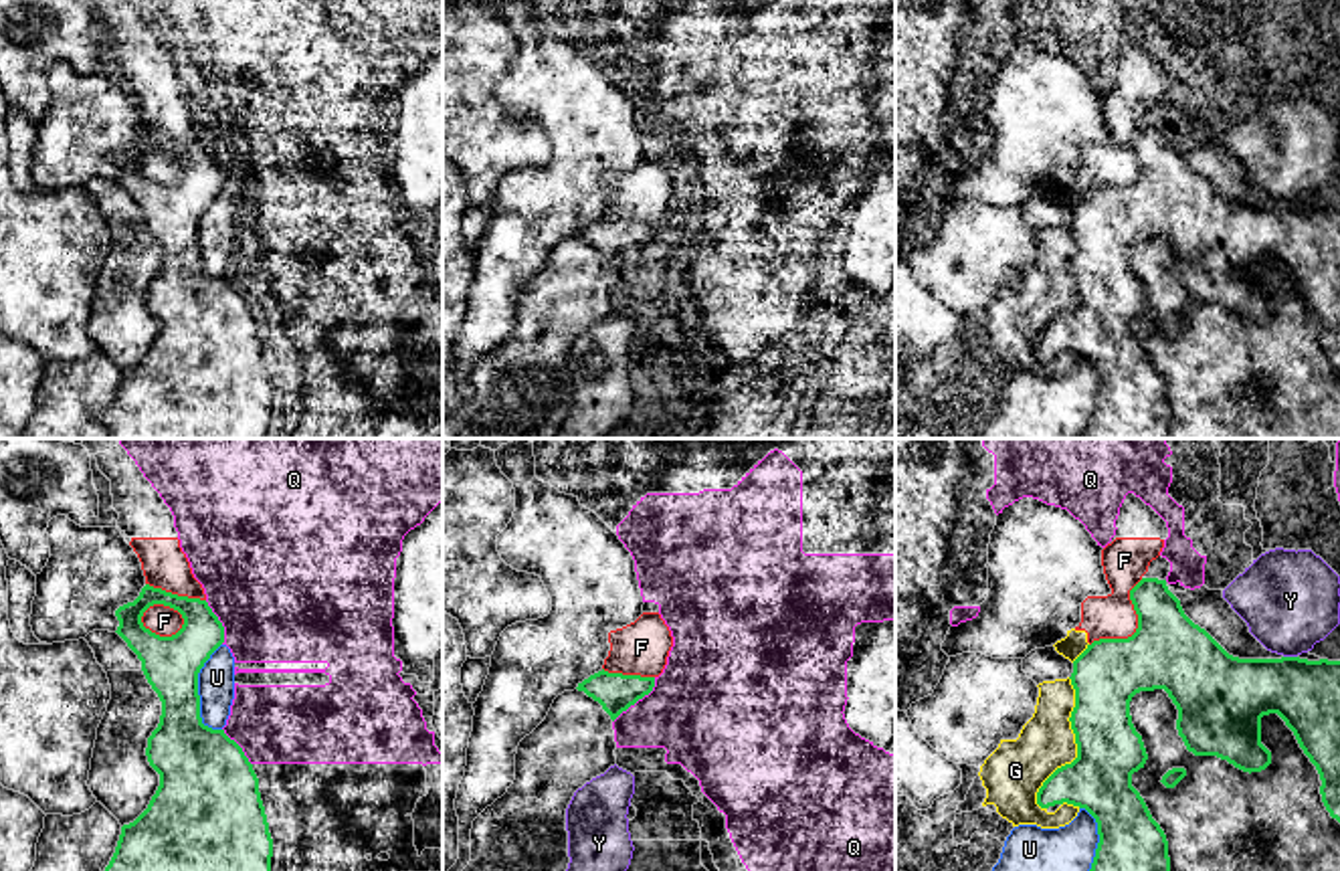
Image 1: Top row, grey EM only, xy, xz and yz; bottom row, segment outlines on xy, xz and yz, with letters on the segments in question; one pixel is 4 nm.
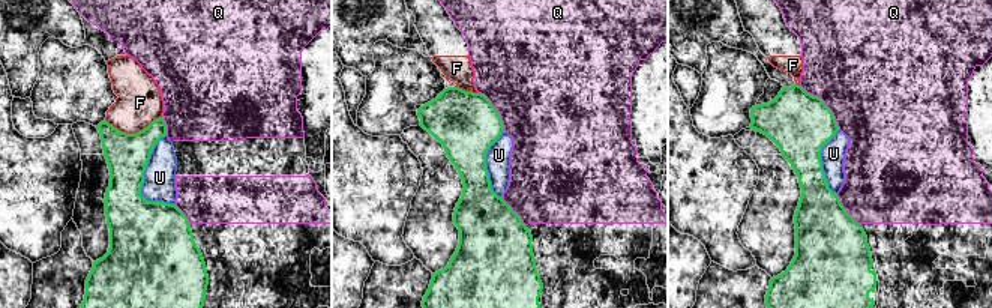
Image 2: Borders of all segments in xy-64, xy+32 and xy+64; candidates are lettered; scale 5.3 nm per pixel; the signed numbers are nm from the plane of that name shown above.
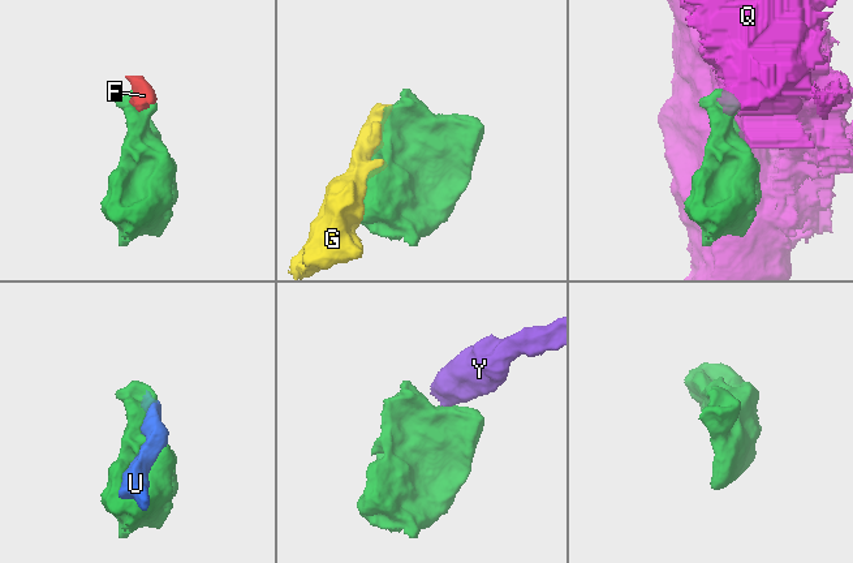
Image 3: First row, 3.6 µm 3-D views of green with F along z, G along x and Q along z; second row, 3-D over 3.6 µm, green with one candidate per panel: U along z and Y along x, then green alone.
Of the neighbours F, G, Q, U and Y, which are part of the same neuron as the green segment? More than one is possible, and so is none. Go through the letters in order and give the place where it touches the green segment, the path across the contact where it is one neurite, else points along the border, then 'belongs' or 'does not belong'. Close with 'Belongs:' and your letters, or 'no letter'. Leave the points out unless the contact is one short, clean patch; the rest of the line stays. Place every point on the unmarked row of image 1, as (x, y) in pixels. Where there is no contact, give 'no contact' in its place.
F: contact xy (164, 152); border xy (140, 164), (154, 152), (168, 152), (184, 170); does not belong
G: contact yz (1078, 294); does not belong
Q: contact xz (637, 247); does not belong
U: contact xy (197, 235); does not belong
Y: contact yz (1290, 205); border yz (1284, 203), (1296, 205); does not belong
Belongs: no letter

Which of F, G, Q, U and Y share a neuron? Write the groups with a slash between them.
F G / Q / U Y

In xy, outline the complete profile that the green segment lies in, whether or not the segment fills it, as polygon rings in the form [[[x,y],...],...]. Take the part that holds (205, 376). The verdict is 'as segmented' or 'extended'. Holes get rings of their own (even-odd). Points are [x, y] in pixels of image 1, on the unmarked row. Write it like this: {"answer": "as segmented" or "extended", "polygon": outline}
{"answer": "as segmented", "polygon": [[[146,131],[133,150],[115,158],[117,182],[141,208],[141,218],[162,249],[158,275],[146,303],[160,321],[148,356],[121,382],[103,424],[111,439],[257,439],[269,428],[273,386],[259,325],[243,295],[224,277],[202,271],[198,220],[224,190],[224,174],[206,148],[178,143]],[[164,152],[184,166],[172,184],[143,174],[143,160]]]}

